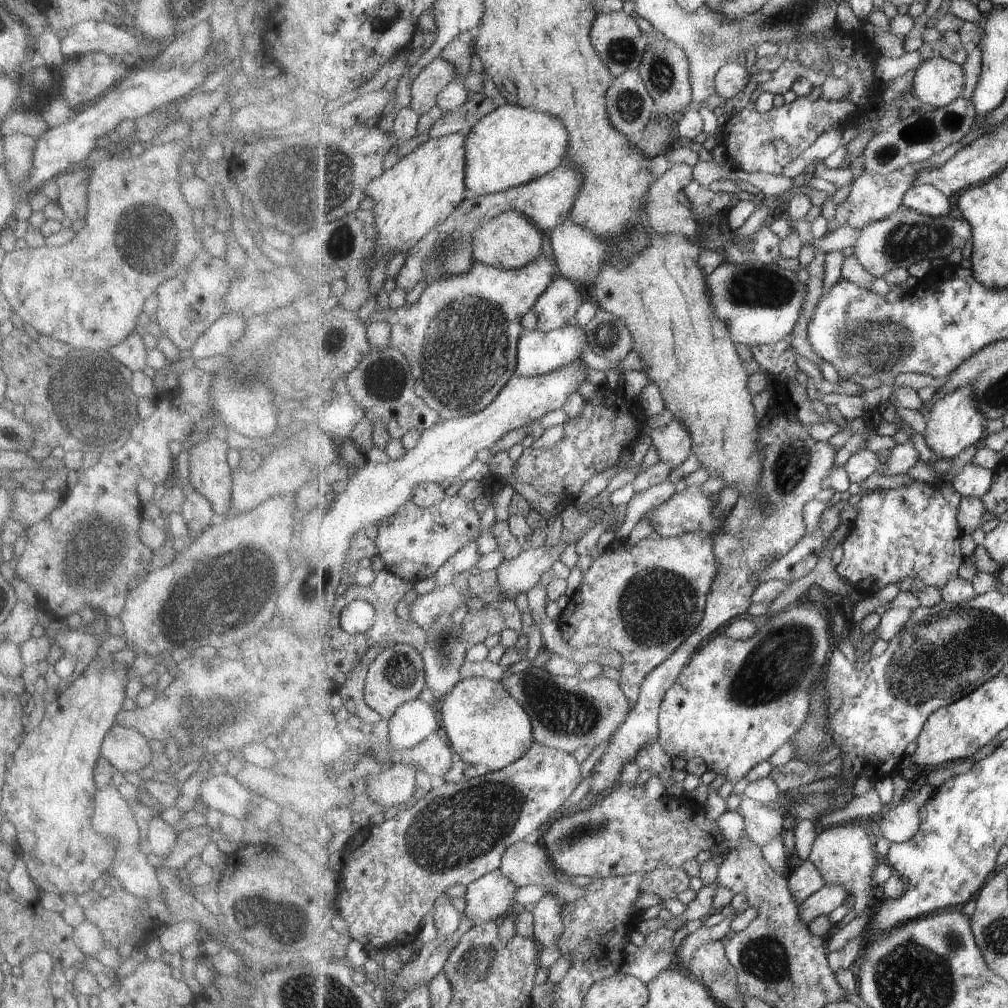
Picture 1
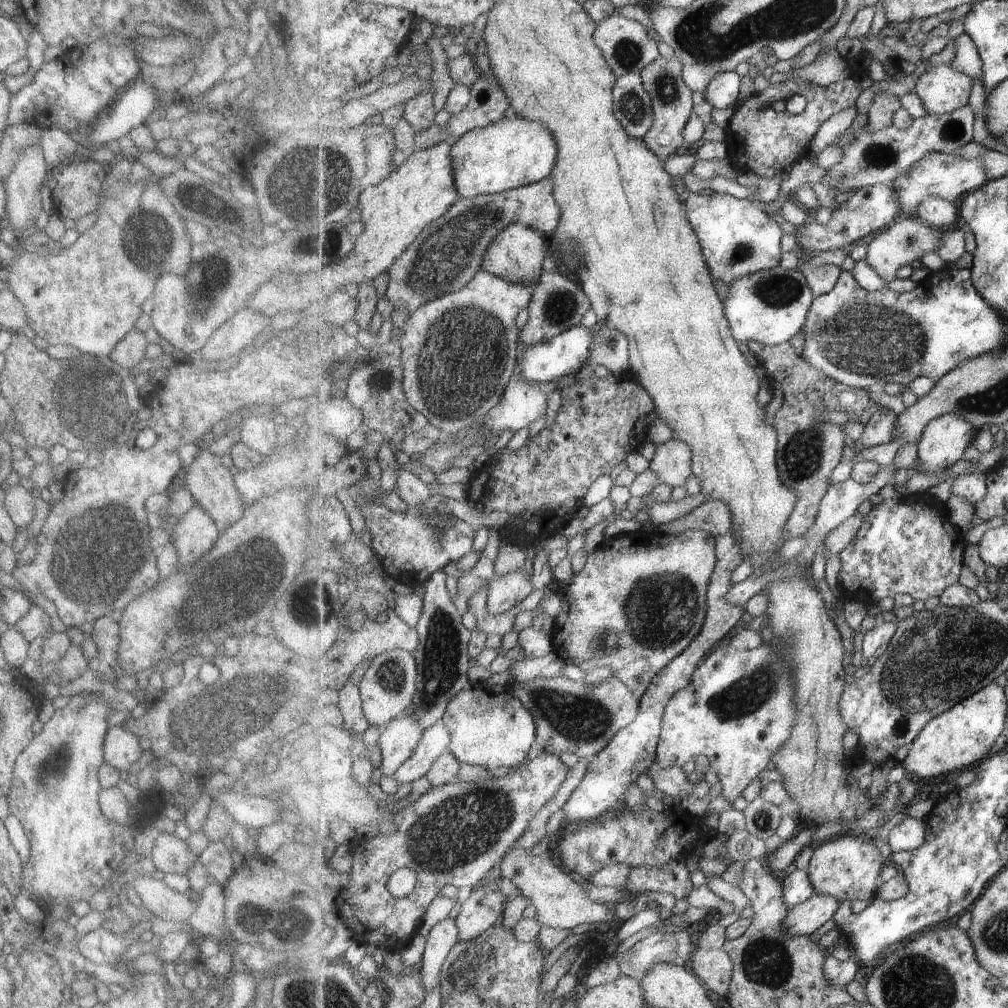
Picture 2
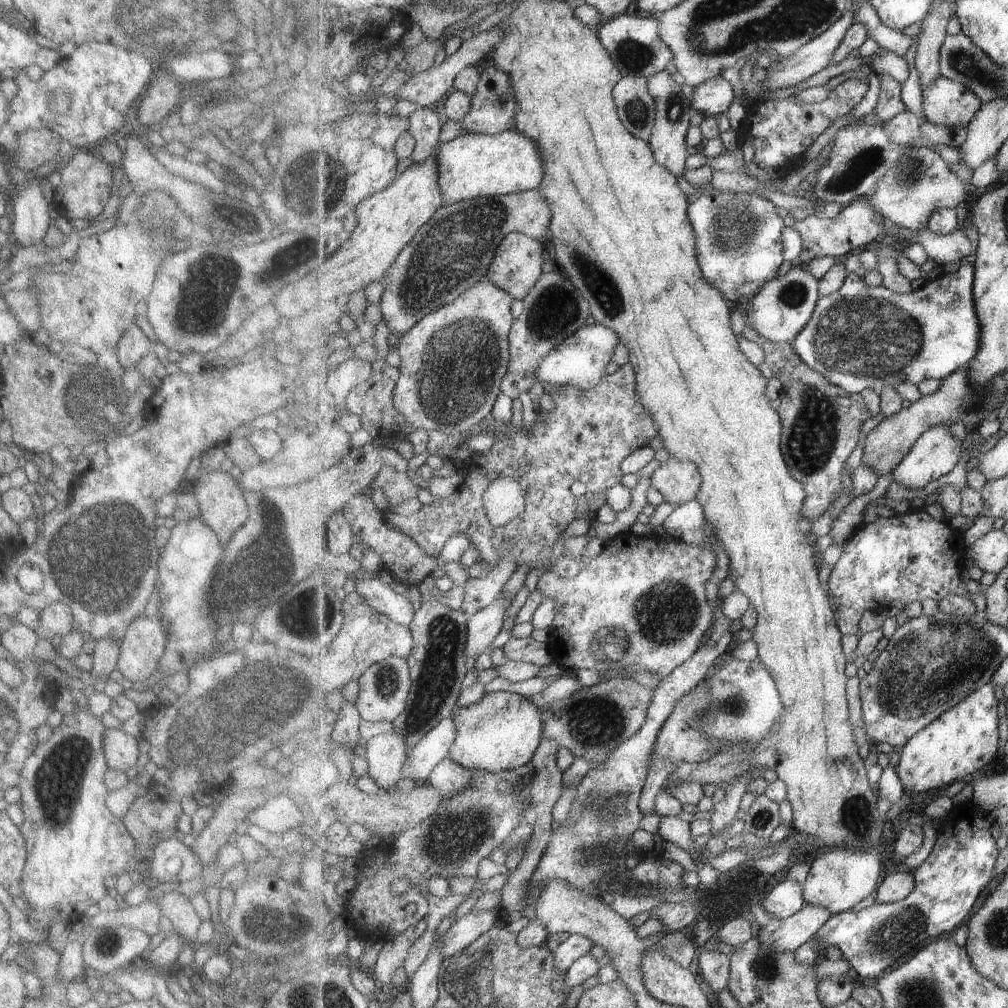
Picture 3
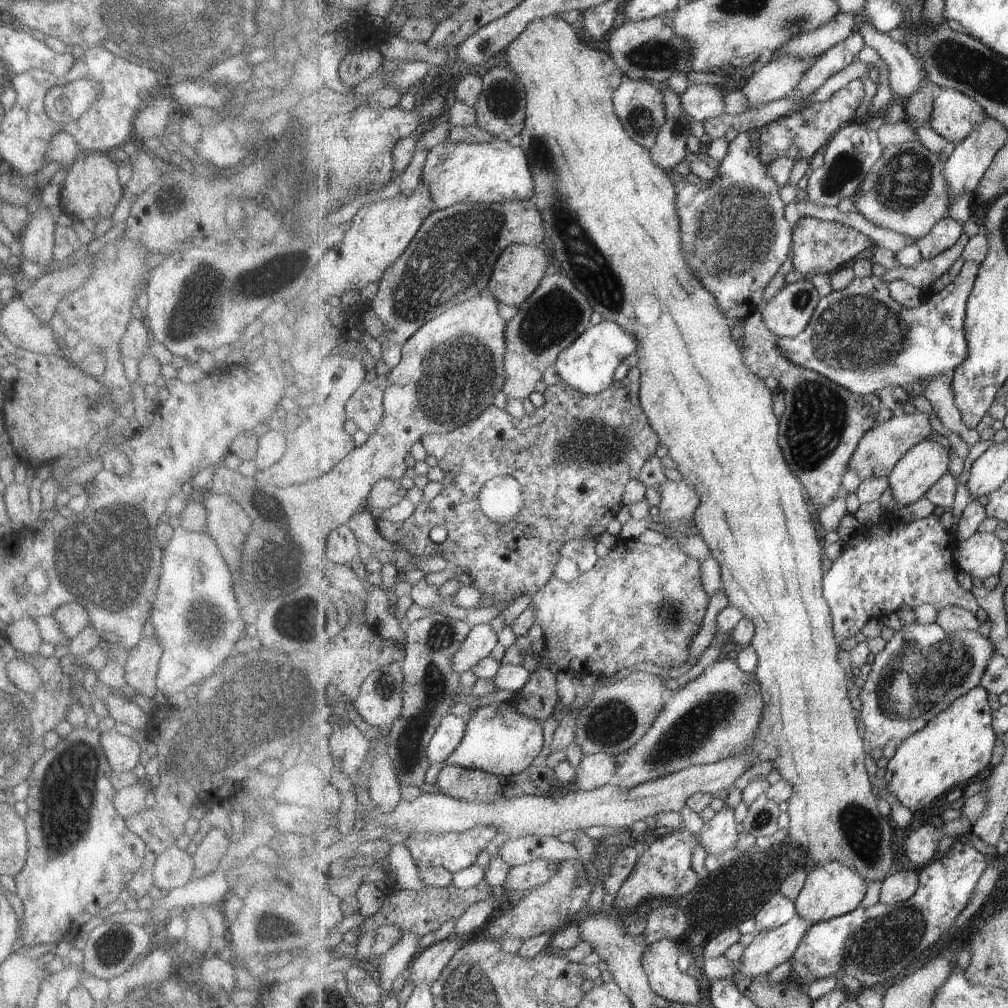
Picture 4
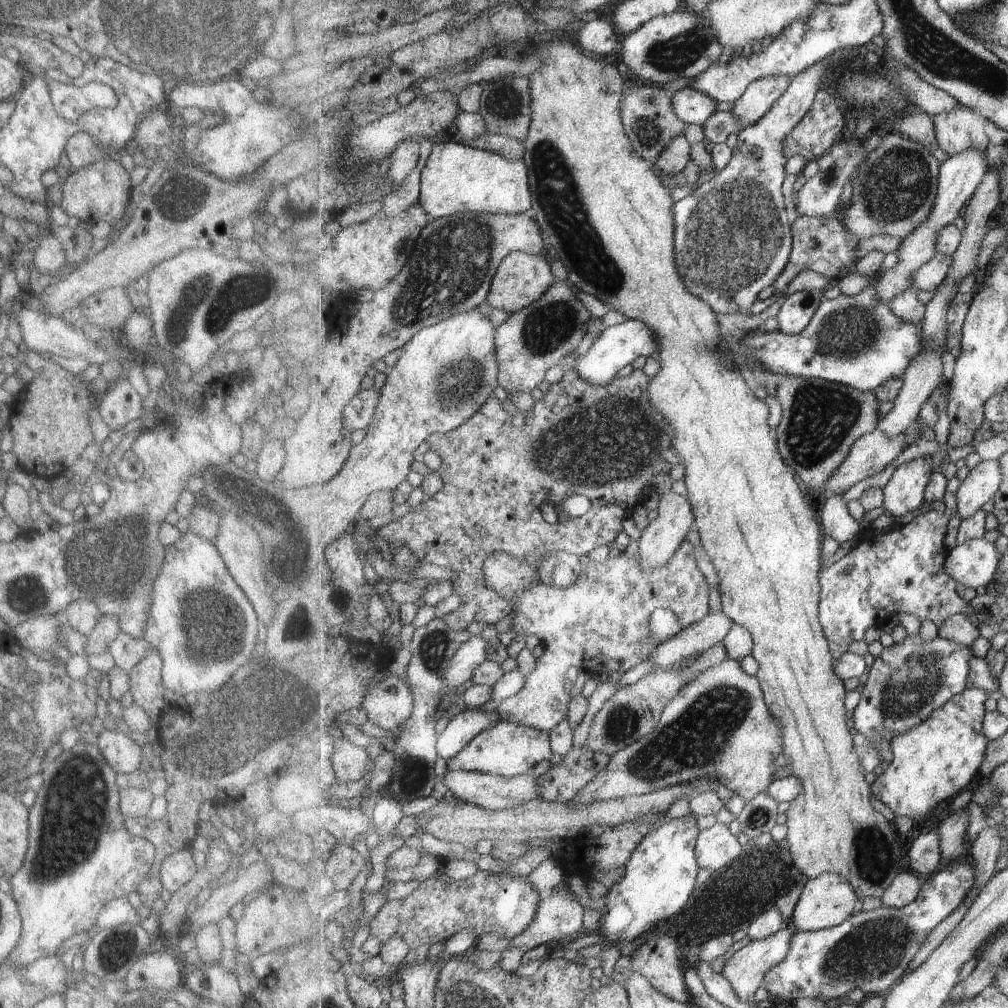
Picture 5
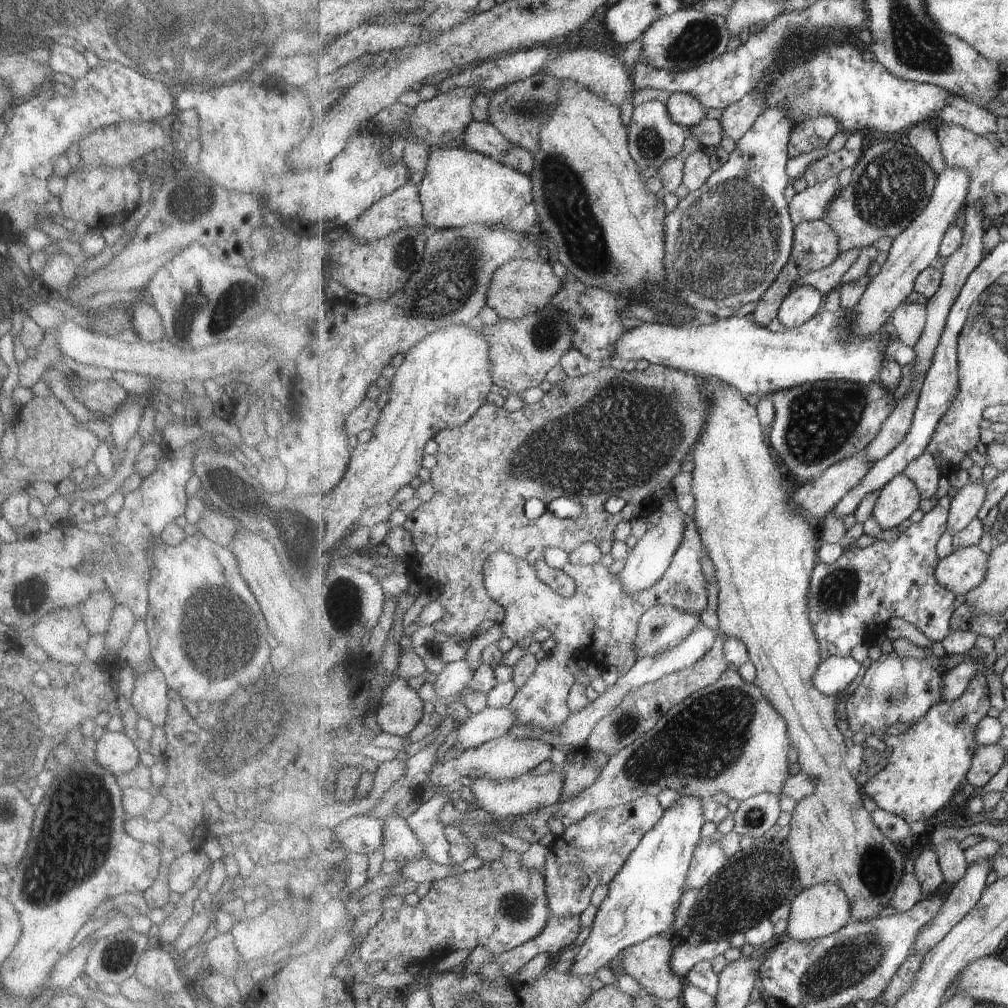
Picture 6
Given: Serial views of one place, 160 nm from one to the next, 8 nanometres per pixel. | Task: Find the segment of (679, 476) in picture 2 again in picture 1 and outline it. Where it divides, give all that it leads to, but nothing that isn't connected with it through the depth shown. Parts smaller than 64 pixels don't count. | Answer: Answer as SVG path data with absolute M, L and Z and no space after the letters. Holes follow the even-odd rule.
M677 418L665 427L649 430L659 462L679 468L692 454L692 436Z

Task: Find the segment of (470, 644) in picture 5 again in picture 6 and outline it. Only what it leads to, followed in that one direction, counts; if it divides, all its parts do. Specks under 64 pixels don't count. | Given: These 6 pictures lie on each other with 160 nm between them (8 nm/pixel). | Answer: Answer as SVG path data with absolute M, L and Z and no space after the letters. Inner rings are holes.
M465 658L450 663L437 677L437 693L445 700L457 692L464 693L474 678L474 672Z

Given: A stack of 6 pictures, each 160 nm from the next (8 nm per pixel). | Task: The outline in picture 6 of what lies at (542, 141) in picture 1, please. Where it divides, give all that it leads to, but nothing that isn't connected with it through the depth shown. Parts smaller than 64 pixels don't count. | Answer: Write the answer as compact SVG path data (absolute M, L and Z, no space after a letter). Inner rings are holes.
M466 148L431 151L427 171L419 185L430 231L481 223L525 234L539 218L532 177L477 151Z

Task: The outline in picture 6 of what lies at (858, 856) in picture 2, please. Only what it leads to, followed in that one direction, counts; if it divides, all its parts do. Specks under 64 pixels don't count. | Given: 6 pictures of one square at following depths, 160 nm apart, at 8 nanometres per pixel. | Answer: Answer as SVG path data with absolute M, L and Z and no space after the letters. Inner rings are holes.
M823 882L813 888L803 889L793 900L792 912L788 923L788 937L794 940L818 940L842 930L853 921L851 900L839 884Z

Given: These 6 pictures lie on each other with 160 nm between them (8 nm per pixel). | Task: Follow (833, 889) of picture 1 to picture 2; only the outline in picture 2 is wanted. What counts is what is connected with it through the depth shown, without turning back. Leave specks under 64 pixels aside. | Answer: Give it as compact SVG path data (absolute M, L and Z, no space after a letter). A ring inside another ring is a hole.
M815 893L788 912L784 926L792 937L810 937L823 924L832 920L839 907L840 902L835 897Z

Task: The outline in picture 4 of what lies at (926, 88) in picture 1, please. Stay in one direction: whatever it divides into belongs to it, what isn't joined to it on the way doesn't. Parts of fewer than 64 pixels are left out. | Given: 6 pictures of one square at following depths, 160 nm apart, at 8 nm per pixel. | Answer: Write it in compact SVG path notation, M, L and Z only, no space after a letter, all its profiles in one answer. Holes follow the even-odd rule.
M939 88L930 127L947 141L959 145L988 115L971 96L953 88Z

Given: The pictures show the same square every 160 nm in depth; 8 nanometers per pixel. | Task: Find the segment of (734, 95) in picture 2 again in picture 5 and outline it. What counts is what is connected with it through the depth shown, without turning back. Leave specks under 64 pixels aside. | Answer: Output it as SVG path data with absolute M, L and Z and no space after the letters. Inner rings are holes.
M689 86L677 91L672 96L672 102L677 116L687 125L704 125L713 114L716 114L719 103L711 96Z

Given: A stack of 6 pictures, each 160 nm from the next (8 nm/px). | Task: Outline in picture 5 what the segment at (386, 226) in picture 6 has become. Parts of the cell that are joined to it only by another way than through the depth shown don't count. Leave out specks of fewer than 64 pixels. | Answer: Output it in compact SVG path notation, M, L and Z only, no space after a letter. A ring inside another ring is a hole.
M415 168L399 188L392 191L384 200L382 212L397 219L399 214L407 212L409 208L420 202L422 169Z

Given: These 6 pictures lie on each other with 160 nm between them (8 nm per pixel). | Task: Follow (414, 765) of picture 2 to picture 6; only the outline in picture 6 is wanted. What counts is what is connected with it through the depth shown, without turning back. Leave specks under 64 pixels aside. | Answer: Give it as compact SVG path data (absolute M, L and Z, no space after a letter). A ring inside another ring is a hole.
M488 706L482 712L472 713L467 722L458 724L457 737L453 746L448 748L448 760L455 759L457 750L478 748L488 741L505 736L516 726L515 714L509 708Z

